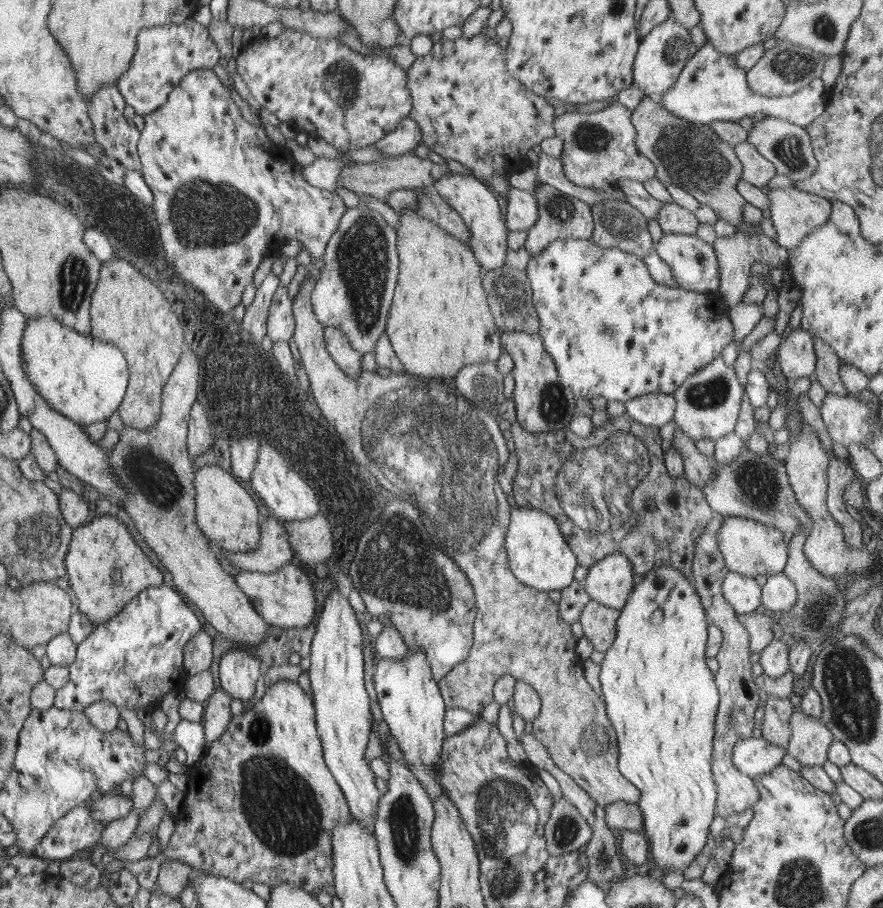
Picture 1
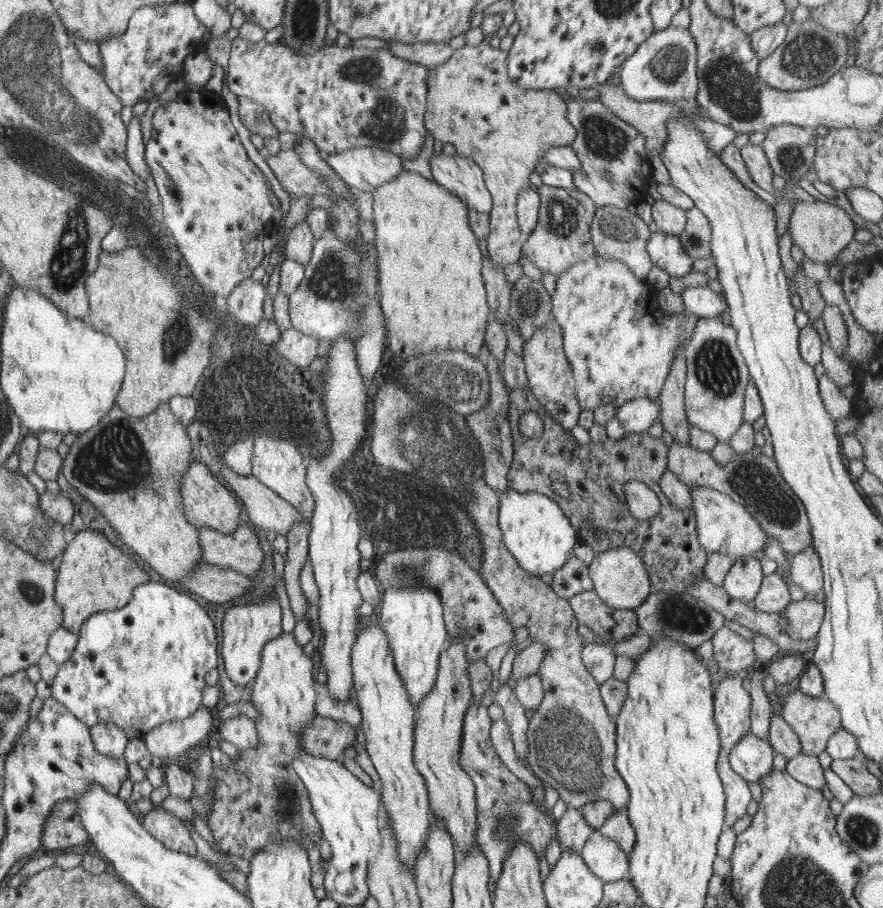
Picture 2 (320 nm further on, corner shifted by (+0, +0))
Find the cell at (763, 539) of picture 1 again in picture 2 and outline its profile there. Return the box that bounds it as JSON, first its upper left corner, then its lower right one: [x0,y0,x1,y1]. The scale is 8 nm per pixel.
[690,488,768,560]

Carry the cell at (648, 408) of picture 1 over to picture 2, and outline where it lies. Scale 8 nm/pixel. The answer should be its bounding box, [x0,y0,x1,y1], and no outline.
[615,398,659,432]

